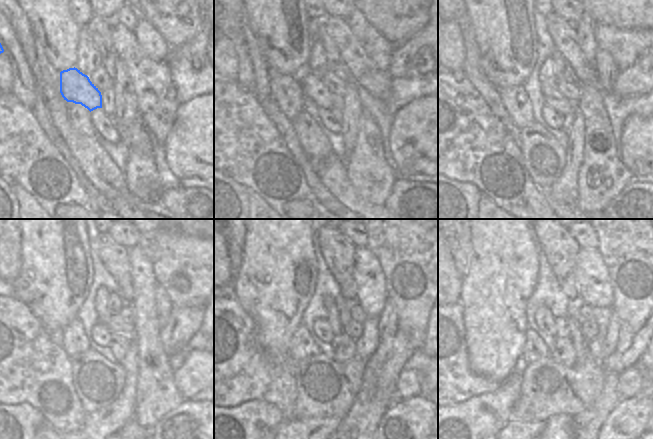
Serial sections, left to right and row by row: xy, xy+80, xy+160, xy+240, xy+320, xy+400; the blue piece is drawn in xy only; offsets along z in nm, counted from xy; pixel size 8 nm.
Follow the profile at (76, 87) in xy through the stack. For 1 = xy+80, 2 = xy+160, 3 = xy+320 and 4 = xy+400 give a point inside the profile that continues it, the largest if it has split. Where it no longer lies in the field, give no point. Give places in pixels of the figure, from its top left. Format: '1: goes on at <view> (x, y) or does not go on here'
1: goes on at xy+80 (313, 88)
2: goes on at xy+160 (552, 98)
3: goes on at xy+320 (354, 330)
4: goes on at xy+400 (589, 328)

